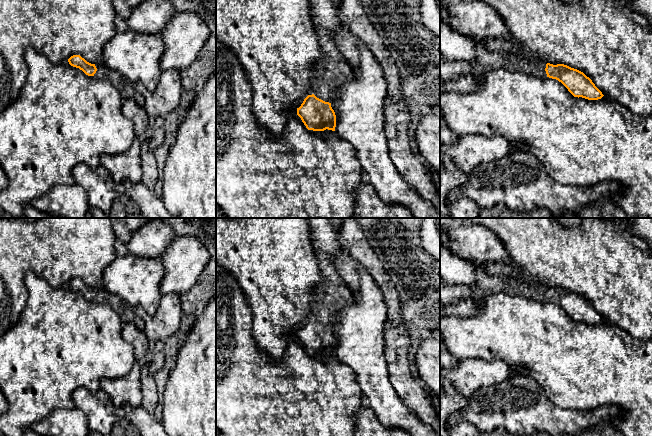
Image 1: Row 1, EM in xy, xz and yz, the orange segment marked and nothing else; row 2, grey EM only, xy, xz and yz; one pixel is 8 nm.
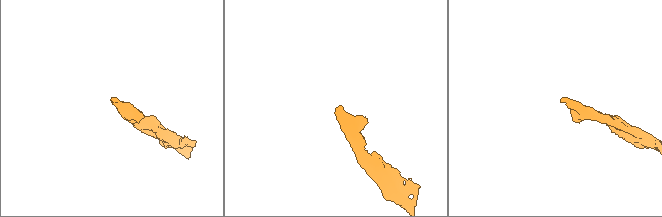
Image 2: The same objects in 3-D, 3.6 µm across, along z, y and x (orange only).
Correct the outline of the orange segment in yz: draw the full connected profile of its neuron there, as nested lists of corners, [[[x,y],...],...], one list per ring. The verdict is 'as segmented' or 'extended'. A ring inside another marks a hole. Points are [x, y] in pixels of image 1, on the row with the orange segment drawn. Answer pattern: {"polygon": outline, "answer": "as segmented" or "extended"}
{"polygon": [[[477,46],[475,61],[449,60],[440,56],[440,80],[455,80],[462,75],[504,68],[511,72],[523,72],[539,78],[552,78],[561,82],[574,97],[598,100],[604,95],[583,72],[564,64],[553,65],[531,60],[522,54],[489,53]]], "answer": "extended"}

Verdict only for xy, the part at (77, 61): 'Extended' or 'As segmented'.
Extended

